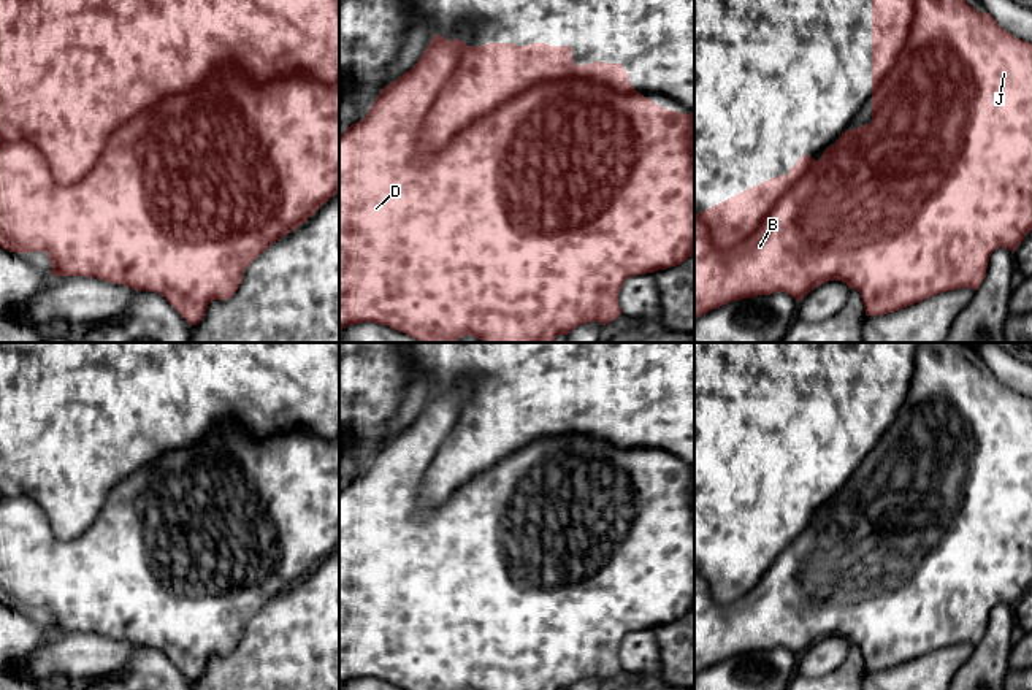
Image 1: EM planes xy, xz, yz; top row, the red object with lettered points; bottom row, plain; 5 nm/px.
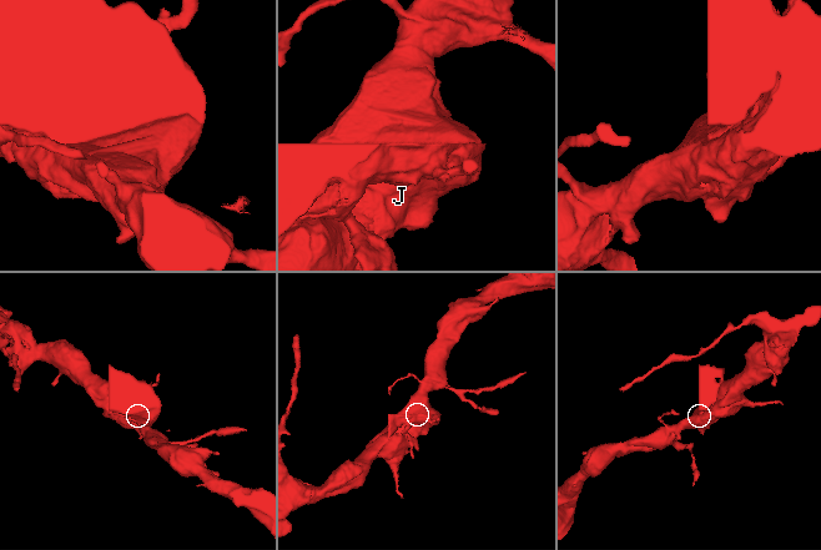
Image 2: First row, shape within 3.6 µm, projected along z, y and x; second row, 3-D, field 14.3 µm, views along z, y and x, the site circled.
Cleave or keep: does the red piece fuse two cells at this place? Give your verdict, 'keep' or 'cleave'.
keep

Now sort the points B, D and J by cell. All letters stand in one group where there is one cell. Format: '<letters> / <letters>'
B D J

